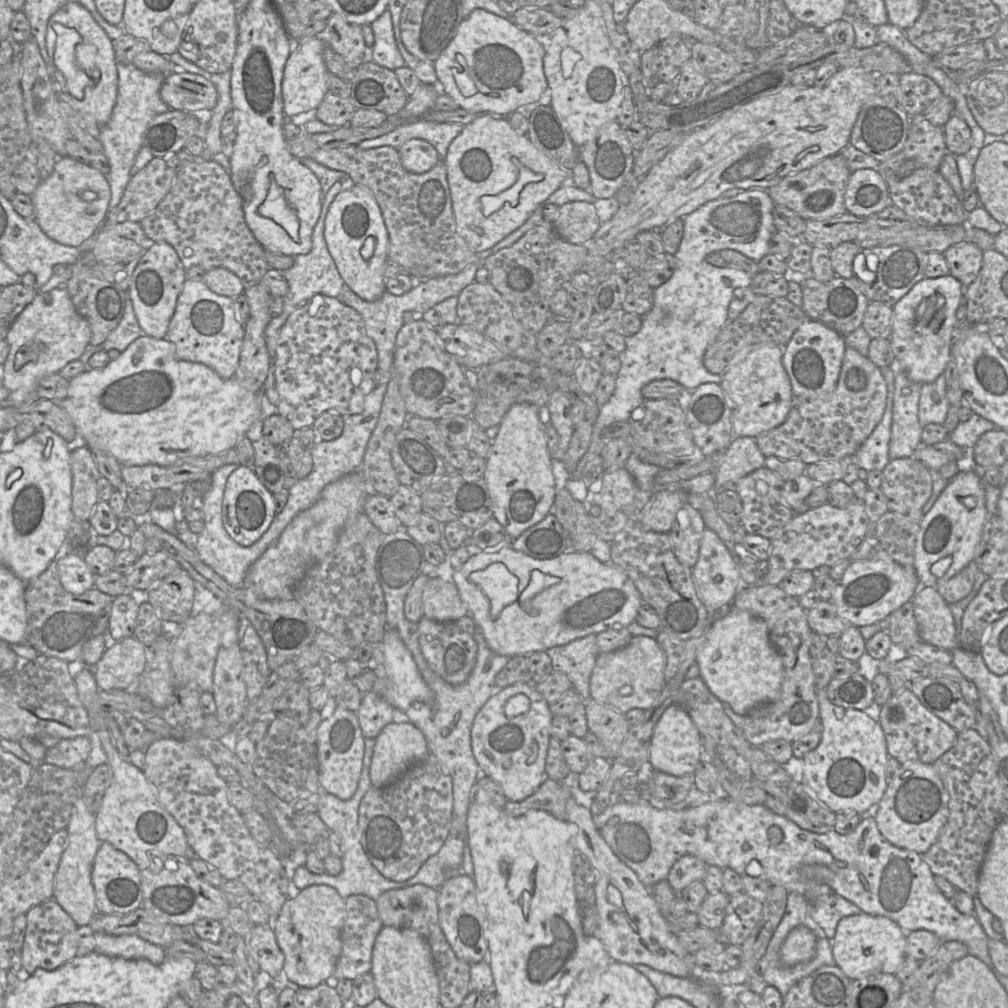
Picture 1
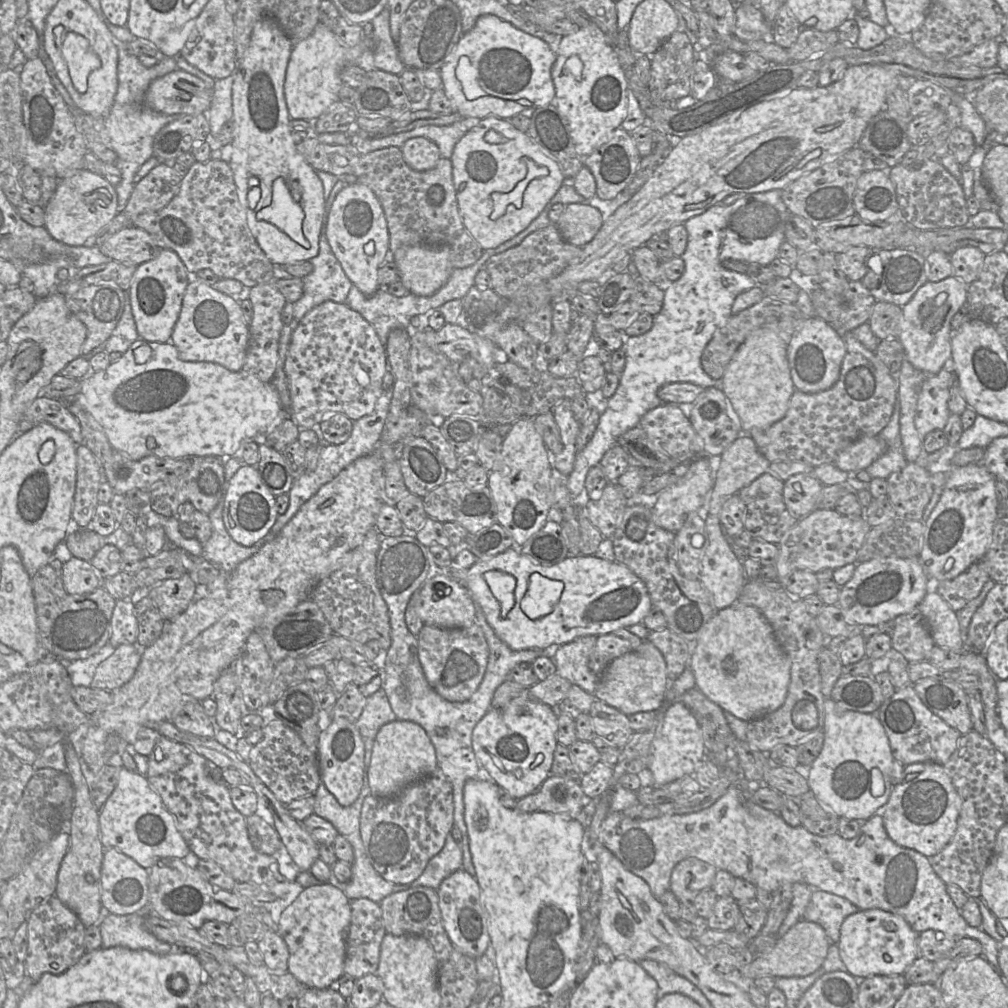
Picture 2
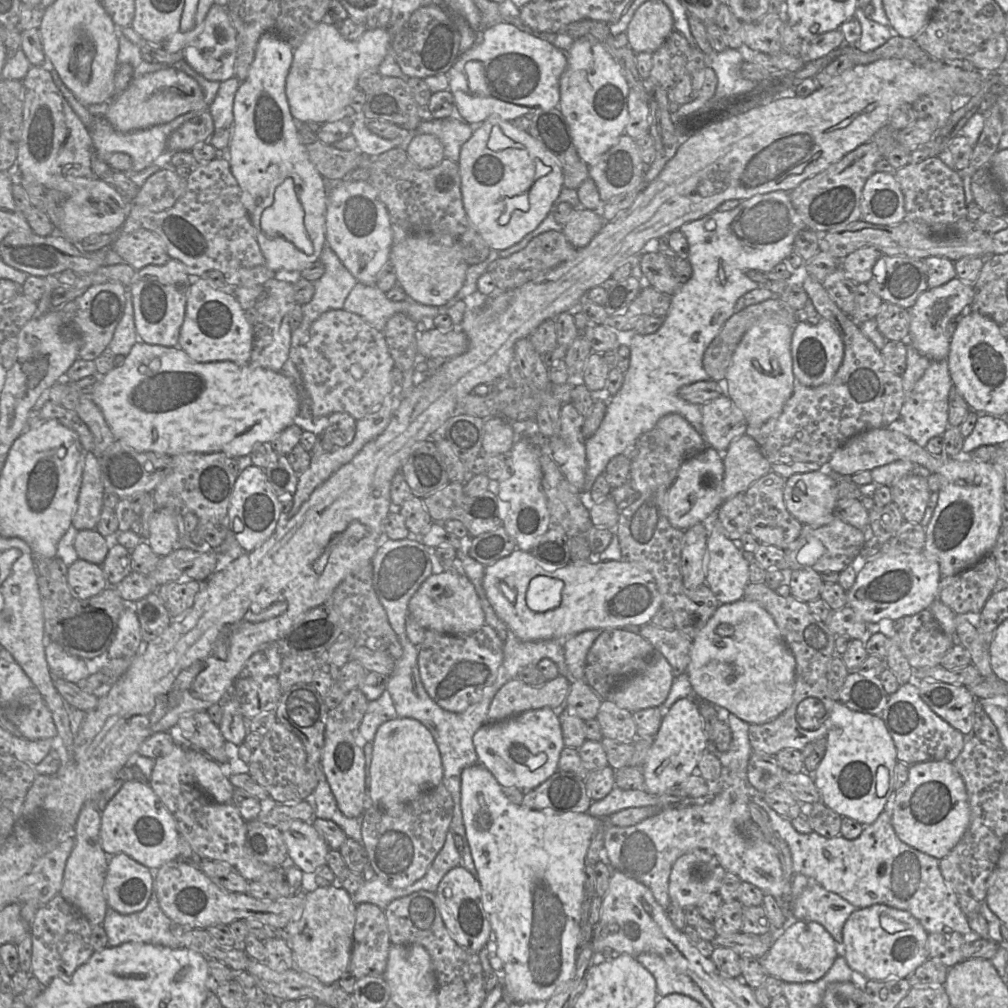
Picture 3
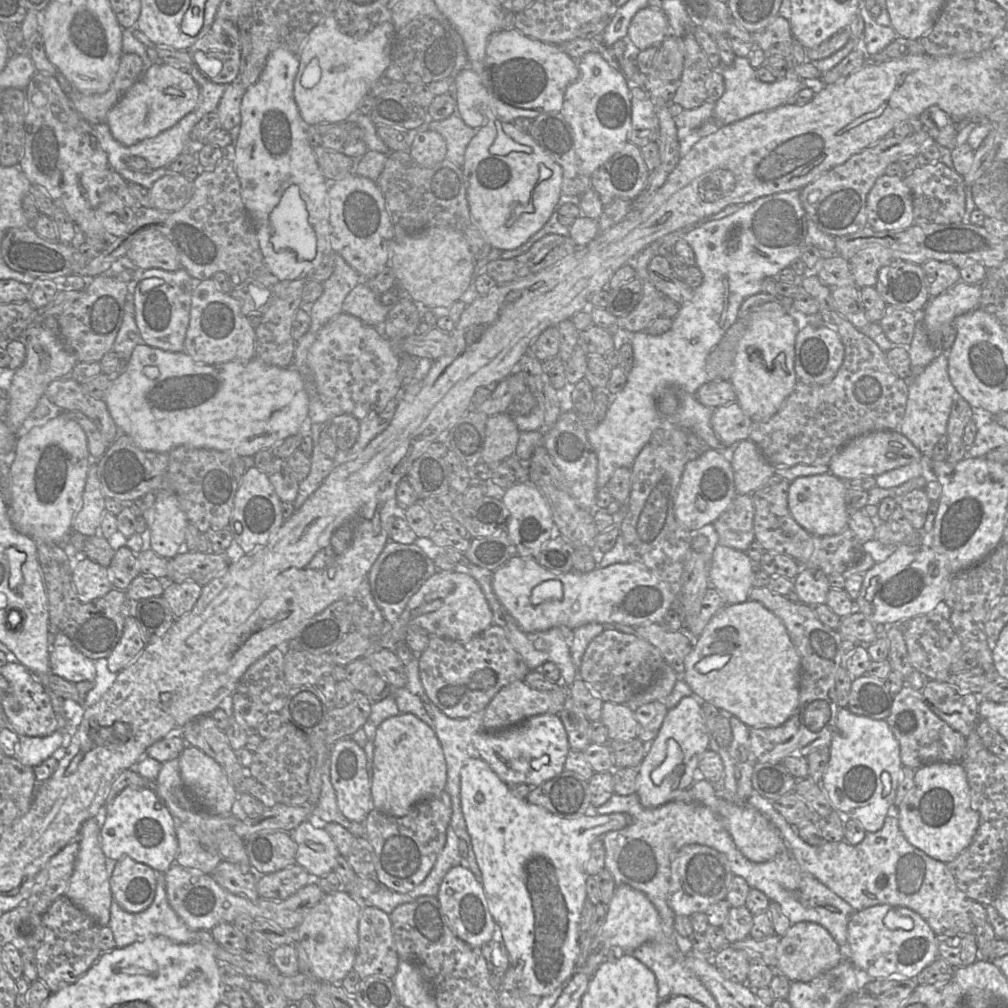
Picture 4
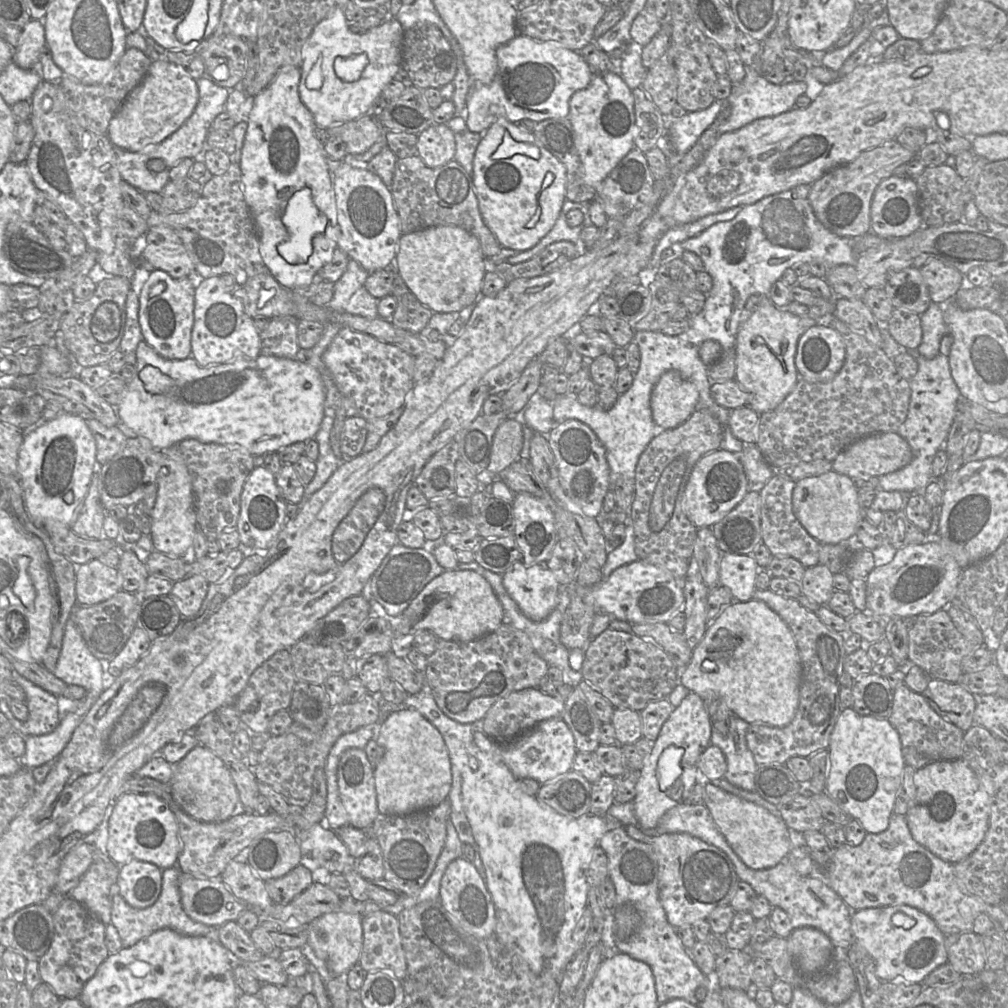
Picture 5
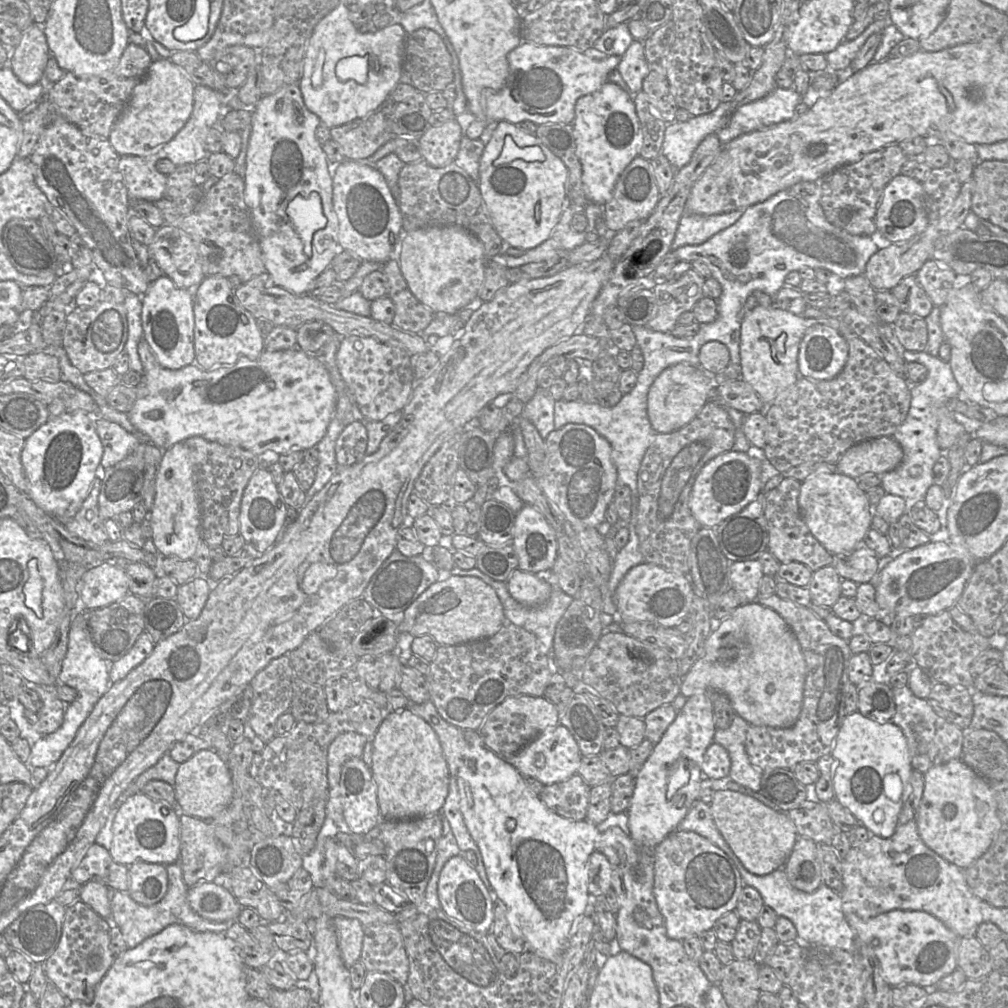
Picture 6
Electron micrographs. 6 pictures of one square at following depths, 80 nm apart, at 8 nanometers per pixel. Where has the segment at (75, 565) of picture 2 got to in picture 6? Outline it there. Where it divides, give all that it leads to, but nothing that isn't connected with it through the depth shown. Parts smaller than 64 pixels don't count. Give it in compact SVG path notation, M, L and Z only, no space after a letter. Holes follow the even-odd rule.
M108 562L88 567L77 583L80 605L87 610L109 606L130 593L128 584L125 570Z

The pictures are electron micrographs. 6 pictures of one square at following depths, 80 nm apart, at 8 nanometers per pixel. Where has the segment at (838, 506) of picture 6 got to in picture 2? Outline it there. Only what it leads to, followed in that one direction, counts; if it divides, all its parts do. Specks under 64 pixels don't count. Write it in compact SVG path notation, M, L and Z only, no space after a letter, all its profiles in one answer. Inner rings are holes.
M796 474L784 481L783 497L789 512L803 518L817 509L823 484L810 474Z

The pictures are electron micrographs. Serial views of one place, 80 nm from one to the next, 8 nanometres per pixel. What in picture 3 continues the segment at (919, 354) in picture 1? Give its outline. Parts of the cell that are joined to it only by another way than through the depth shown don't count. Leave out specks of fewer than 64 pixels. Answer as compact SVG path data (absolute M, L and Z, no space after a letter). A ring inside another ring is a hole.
M958 277L946 284L928 288L921 293L910 309L910 330L908 340L914 348L931 361L947 360L950 351L948 324L961 316L970 307L974 298L973 285L967 284Z

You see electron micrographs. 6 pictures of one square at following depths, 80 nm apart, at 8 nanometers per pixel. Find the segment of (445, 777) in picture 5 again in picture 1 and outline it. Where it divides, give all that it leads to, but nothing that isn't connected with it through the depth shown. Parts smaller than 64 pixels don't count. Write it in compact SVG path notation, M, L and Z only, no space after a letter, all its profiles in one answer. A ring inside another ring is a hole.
M409 722L389 723L375 738L370 767L370 780L374 787L385 787L398 780L411 766L422 762L430 754L423 732Z

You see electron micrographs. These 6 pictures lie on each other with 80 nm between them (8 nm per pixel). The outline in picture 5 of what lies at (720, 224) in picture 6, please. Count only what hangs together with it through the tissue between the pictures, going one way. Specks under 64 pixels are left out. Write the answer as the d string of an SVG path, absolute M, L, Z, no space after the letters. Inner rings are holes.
M736 206L720 213L702 217L694 222L677 225L666 231L656 243L647 268L638 273L641 283L642 281L647 280L649 277L649 271L657 270L659 267L661 254L665 249L671 247L671 245L674 243L681 243L688 238L700 234L717 222L732 220L742 210L743 207L744 206Z

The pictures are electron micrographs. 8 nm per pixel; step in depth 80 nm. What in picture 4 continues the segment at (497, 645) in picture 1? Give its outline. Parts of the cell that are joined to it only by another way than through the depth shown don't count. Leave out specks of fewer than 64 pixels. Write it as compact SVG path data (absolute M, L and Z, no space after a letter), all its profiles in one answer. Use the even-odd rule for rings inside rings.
M515 555L493 572L492 588L502 606L524 632L545 631L554 627L570 632L588 623L634 627L659 623L675 602L675 595L657 572L636 562L597 566L587 573L574 570L553 573L540 565L536 558ZM546 580L561 581L562 599L535 605L531 602L532 590Z

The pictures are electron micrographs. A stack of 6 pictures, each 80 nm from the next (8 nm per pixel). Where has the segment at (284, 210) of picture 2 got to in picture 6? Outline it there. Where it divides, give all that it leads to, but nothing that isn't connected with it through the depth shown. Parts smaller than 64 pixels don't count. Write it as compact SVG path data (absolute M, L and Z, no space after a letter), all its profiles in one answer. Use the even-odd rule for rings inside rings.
M316 192L307 197L296 196L286 209L295 232L303 243L303 251L307 257L312 254L313 234L327 224L321 199Z

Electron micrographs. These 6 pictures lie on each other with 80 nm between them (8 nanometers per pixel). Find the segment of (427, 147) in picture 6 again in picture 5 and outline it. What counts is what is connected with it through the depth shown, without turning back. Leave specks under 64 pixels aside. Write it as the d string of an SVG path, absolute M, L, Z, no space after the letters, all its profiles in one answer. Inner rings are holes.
M433 124L417 137L418 156L428 167L440 167L454 160L455 137L446 124Z

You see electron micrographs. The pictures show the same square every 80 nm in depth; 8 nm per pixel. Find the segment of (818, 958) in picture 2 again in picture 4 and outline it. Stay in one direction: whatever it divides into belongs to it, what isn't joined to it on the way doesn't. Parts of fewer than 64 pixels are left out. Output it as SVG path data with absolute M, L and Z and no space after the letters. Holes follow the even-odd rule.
M813 922L792 924L780 937L776 951L775 972L785 976L790 982L810 982L836 967L844 959L844 949L821 925Z

